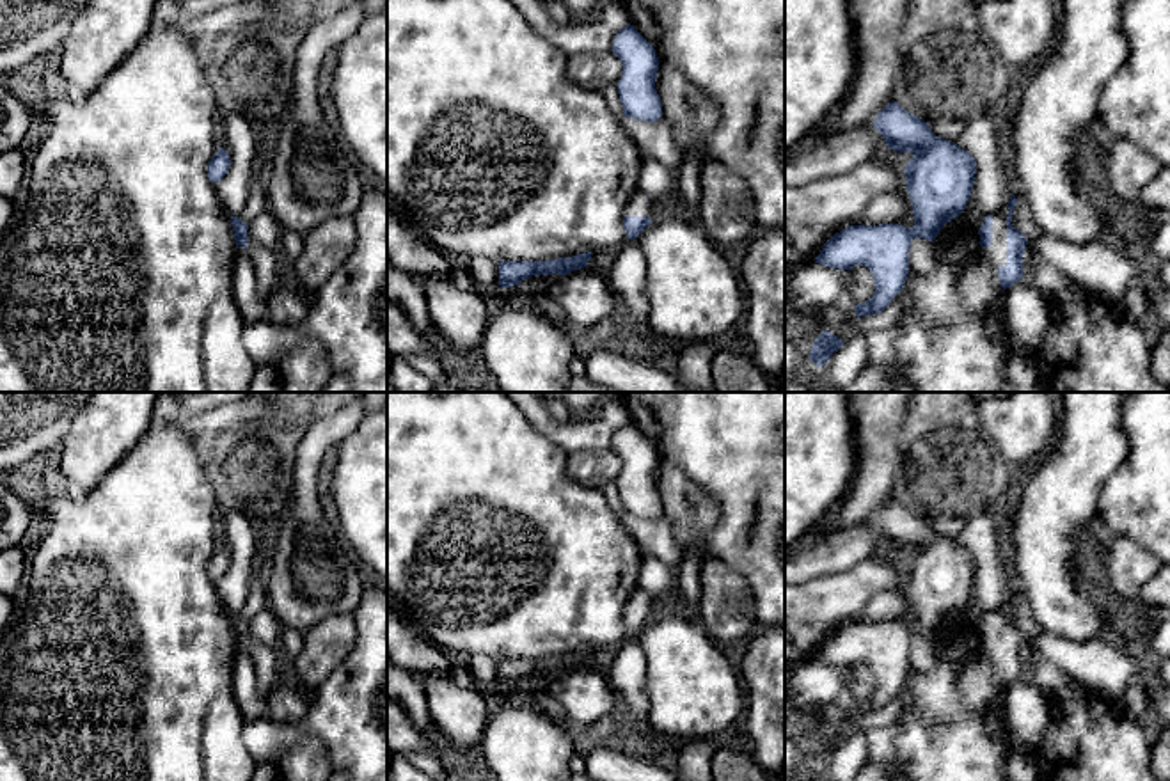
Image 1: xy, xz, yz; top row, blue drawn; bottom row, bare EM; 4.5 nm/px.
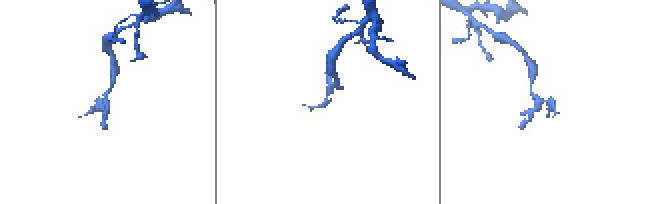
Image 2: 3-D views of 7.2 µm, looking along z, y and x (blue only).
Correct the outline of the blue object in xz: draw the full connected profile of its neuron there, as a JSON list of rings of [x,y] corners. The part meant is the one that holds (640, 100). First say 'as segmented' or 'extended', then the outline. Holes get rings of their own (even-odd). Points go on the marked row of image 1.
as segmented; [[[628,23],[614,36],[613,53],[623,66],[618,82],[623,115],[648,122],[659,121],[662,103],[655,91],[659,57],[653,46]]]

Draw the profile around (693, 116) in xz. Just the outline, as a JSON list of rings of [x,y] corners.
[[[659,60],[655,91],[662,103],[662,117],[669,122],[682,156],[698,153],[703,165],[712,158],[708,142],[719,126],[717,101],[703,94],[680,69],[662,60]]]

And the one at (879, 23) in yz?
[[[849,0],[856,30],[856,75],[836,119],[824,138],[854,128],[874,126],[877,114],[893,101],[900,67],[900,37],[911,0]]]

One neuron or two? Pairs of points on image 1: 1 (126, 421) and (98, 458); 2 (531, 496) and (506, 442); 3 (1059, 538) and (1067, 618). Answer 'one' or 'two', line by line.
1: one
2: one
3: one

